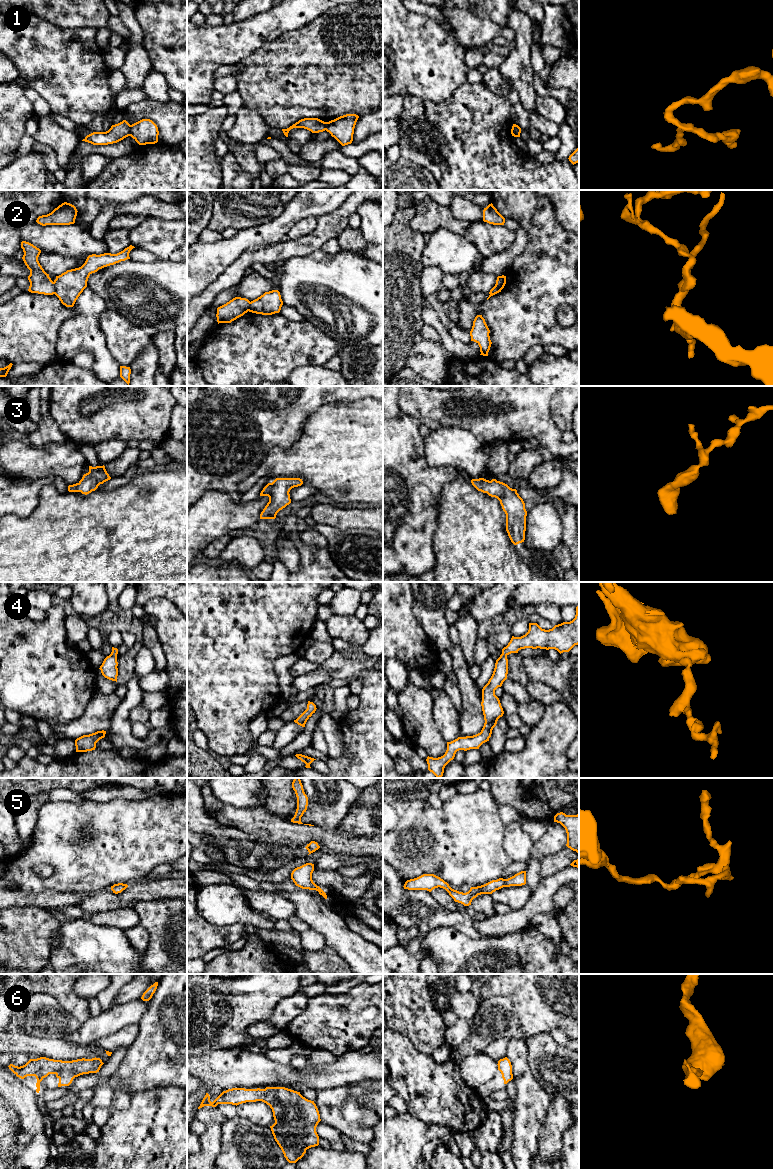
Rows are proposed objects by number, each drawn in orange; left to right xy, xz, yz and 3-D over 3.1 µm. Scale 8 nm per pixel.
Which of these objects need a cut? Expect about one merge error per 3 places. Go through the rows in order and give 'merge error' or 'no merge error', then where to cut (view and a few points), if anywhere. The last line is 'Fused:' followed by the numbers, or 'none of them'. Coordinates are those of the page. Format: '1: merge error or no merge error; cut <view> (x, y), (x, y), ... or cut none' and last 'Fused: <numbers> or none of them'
1: merge error; cut xy (129, 125), (130, 135)
2: merge error; cut xy (53, 282), (55, 293)
3: no merge error; cut none
4: no merge error; cut none
5: no merge error; cut none
6: no merge error; cut none
Fused: 1, 2

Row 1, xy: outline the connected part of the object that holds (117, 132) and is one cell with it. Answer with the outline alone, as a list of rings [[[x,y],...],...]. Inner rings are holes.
[[[123,120],[122,122],[112,125],[106,132],[93,132],[87,135],[82,141],[93,145],[108,145],[117,143],[130,136],[130,124]]]

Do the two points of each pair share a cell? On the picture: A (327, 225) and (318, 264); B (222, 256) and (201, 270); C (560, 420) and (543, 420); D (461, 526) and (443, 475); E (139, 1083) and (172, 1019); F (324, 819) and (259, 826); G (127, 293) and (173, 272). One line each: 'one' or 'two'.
A: two
B: one
C: two
D: two
E: one
F: two
G: one

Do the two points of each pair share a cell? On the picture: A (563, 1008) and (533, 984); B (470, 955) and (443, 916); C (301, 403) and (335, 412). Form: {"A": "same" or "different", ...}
{"A": "same", "B": "different", "C": "different"}

